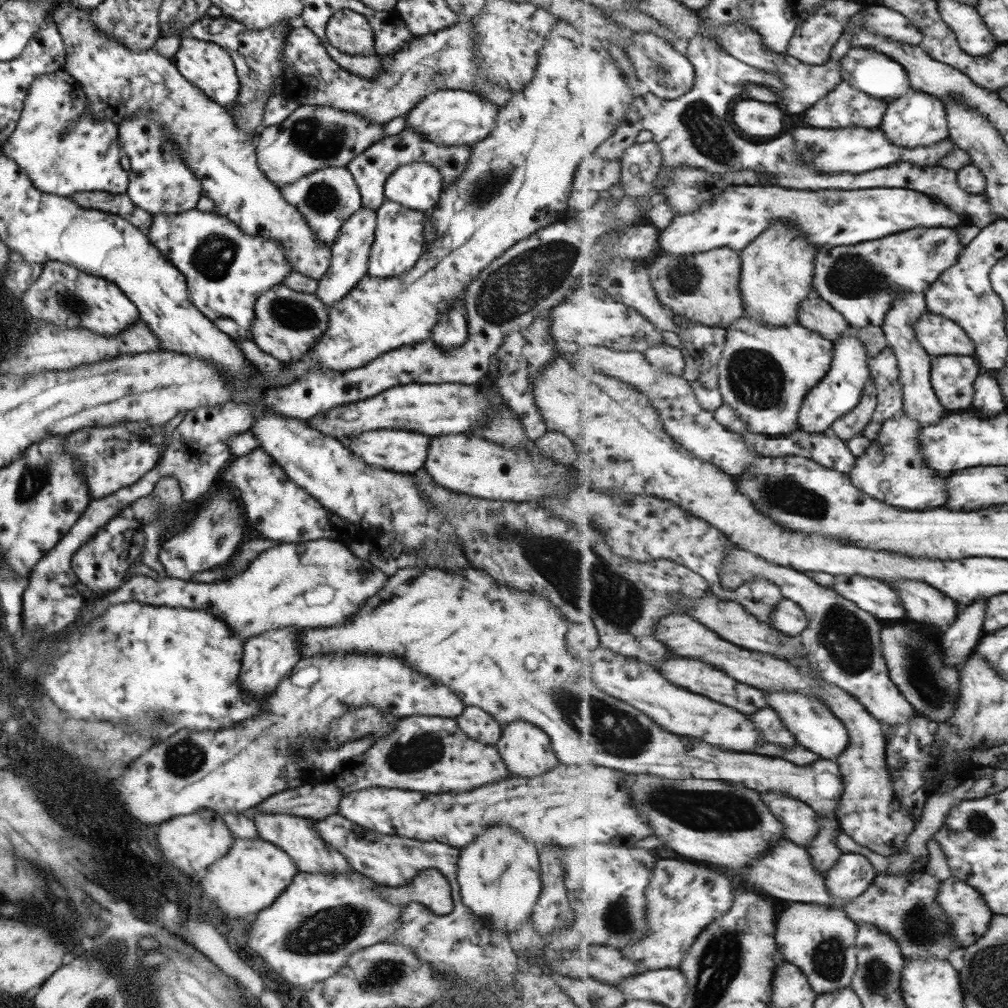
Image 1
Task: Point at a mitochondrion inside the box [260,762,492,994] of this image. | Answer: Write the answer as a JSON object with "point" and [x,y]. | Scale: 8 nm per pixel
{"point":[325,931]}

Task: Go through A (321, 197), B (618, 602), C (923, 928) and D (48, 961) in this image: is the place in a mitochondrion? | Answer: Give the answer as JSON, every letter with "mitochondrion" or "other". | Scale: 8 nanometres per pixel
{"A":"mitochondrion","B":"mitochondrion","C":"mitochondrion","D":"other"}

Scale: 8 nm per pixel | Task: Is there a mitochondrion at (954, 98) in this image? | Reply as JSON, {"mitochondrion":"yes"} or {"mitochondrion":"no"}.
{"mitochondrion":"no"}

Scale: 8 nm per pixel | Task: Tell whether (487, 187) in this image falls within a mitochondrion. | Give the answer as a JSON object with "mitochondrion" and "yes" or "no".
{"mitochondrion":"yes"}

